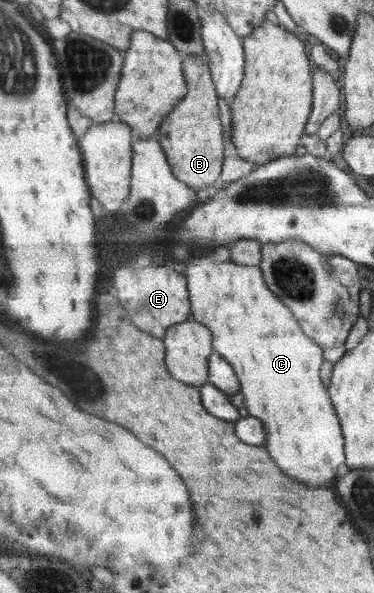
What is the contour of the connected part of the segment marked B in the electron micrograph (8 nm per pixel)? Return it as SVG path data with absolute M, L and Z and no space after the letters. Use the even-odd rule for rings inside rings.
M203 57L184 58L188 94L161 122L152 138L160 141L168 156L173 173L197 191L215 189L221 183L223 171L223 125L219 117L219 96L212 78L211 68Z

